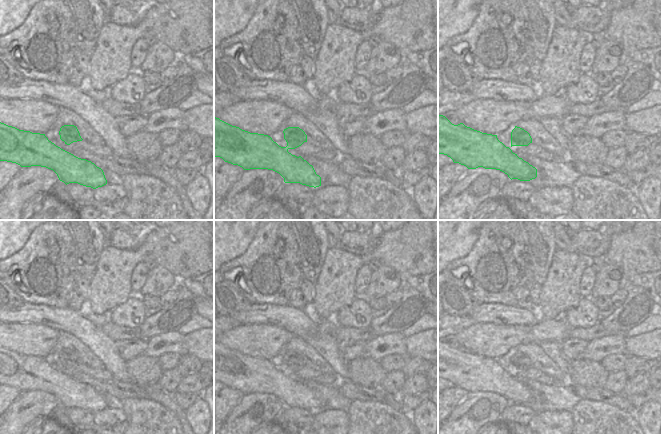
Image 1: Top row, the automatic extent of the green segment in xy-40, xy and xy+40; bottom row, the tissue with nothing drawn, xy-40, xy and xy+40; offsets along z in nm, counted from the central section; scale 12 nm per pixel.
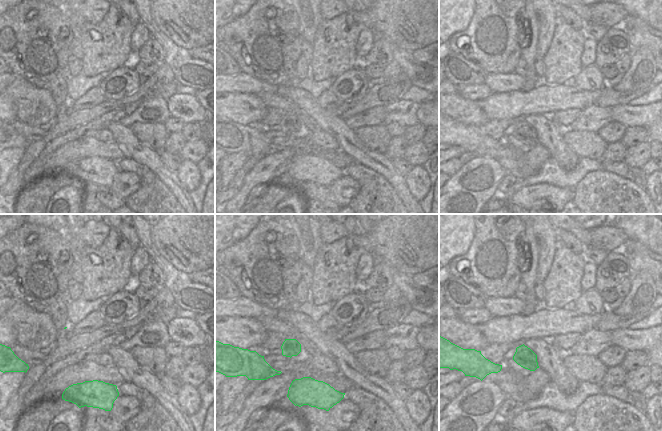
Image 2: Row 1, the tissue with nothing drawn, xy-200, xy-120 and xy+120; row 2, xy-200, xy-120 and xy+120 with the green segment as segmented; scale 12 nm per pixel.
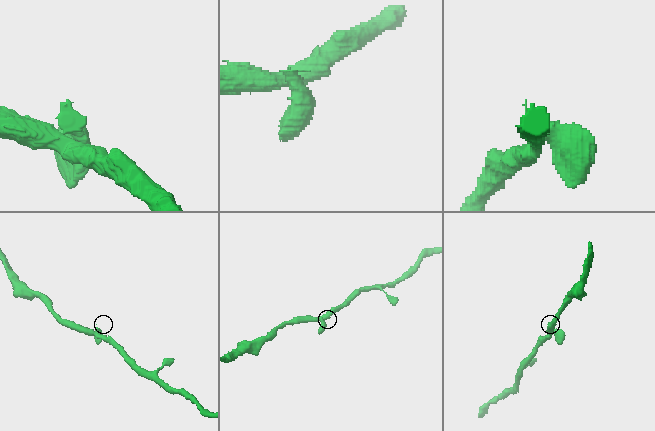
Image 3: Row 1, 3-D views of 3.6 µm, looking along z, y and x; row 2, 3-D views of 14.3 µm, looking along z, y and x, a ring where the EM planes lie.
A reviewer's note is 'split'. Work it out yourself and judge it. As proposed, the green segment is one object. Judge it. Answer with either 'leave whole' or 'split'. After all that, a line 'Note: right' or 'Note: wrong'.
leave whole
Note: wrong

